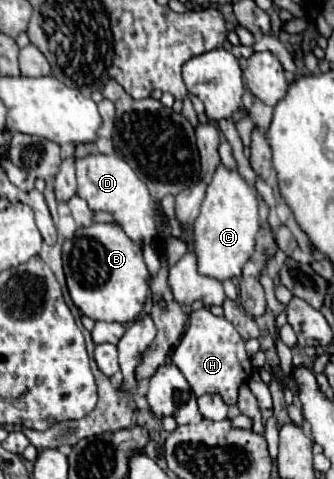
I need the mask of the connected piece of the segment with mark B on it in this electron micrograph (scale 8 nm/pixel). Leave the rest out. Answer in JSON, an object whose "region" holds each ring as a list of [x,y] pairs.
{"region":[[[95,223],[77,229],[73,239],[63,243],[63,269],[73,303],[95,321],[131,323],[143,315],[149,271],[141,245],[133,243],[119,225]]]}

